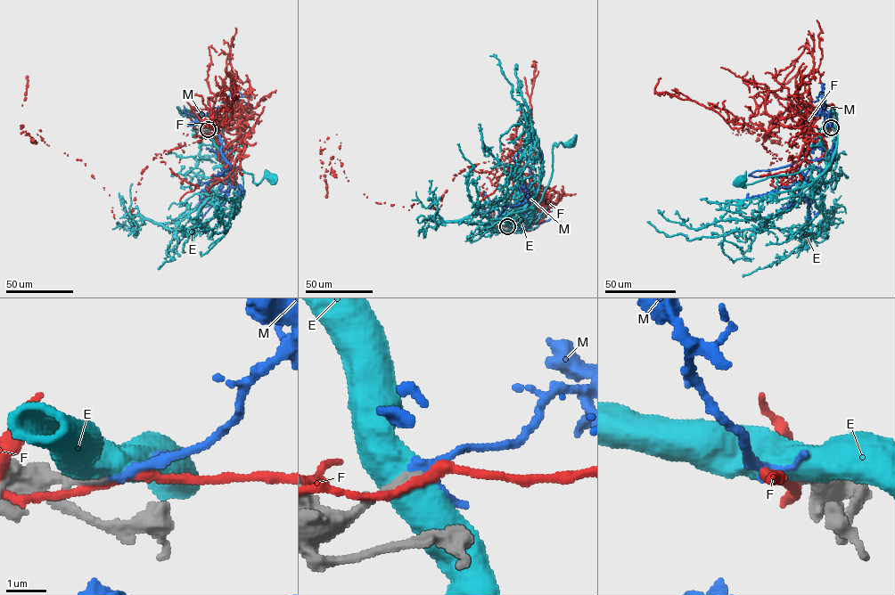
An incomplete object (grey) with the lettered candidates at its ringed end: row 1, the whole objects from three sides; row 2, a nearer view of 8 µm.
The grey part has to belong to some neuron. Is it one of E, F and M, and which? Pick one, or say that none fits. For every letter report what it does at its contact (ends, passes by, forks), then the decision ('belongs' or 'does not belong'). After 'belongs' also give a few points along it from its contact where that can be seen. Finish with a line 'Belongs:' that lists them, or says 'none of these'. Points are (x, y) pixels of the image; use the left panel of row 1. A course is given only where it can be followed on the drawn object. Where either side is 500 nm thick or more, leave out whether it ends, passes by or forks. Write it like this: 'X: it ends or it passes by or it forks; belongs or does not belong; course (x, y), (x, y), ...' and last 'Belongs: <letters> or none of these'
E: does not belong
F: it passes by; does not belong
M: it passes by; belongs; course (208, 129), (210, 116), (230, 167), (214, 175), (225, 177), (221, 134), (235, 97)
Belongs: M

